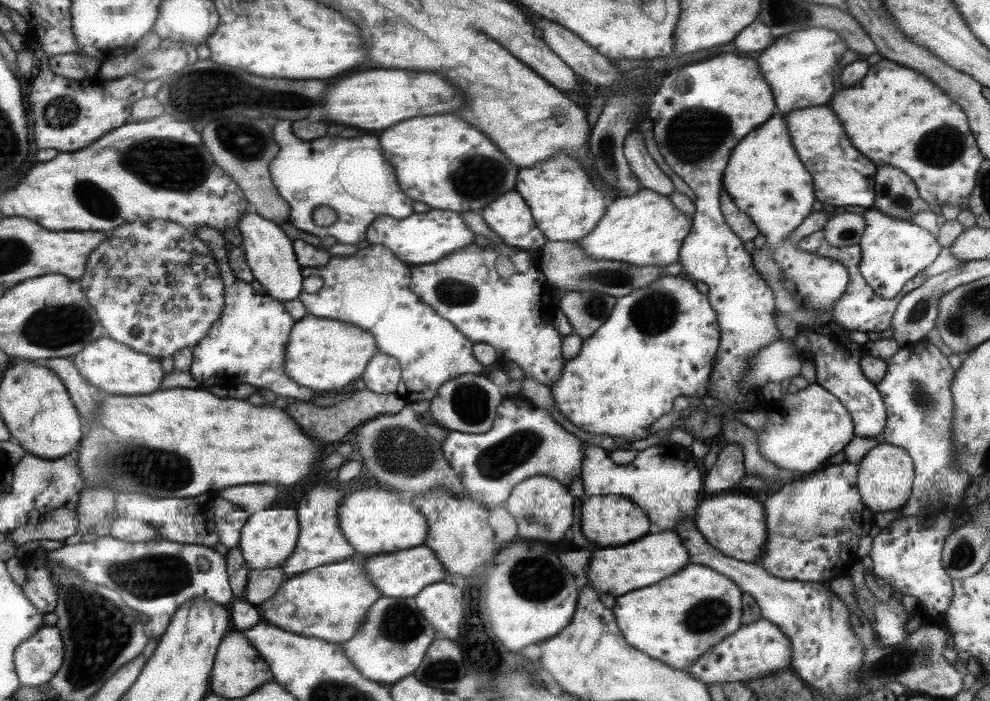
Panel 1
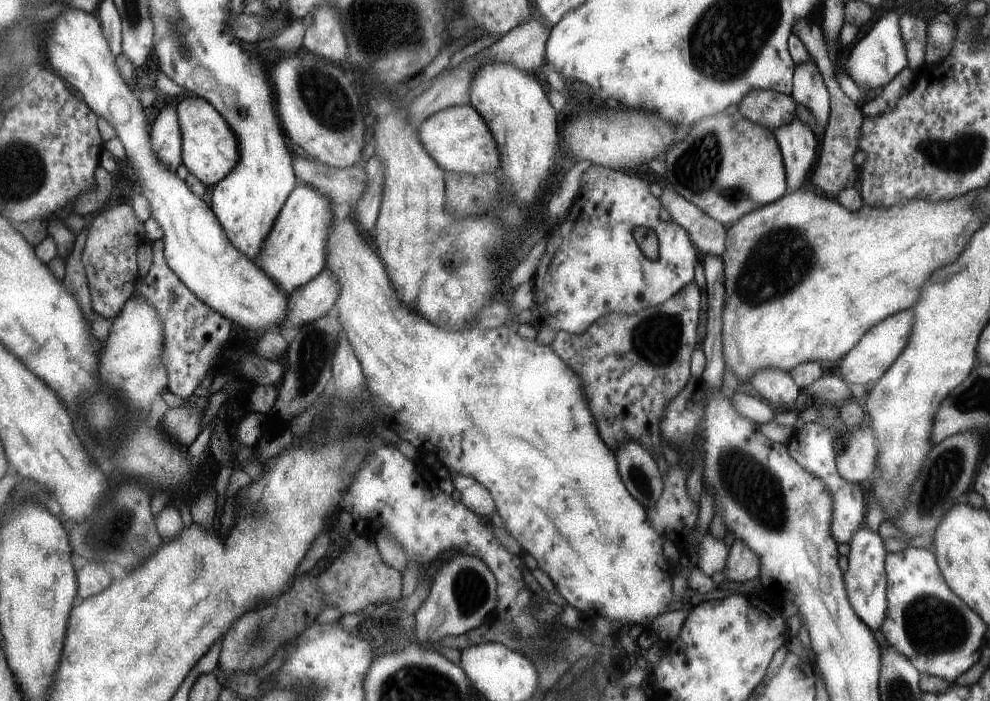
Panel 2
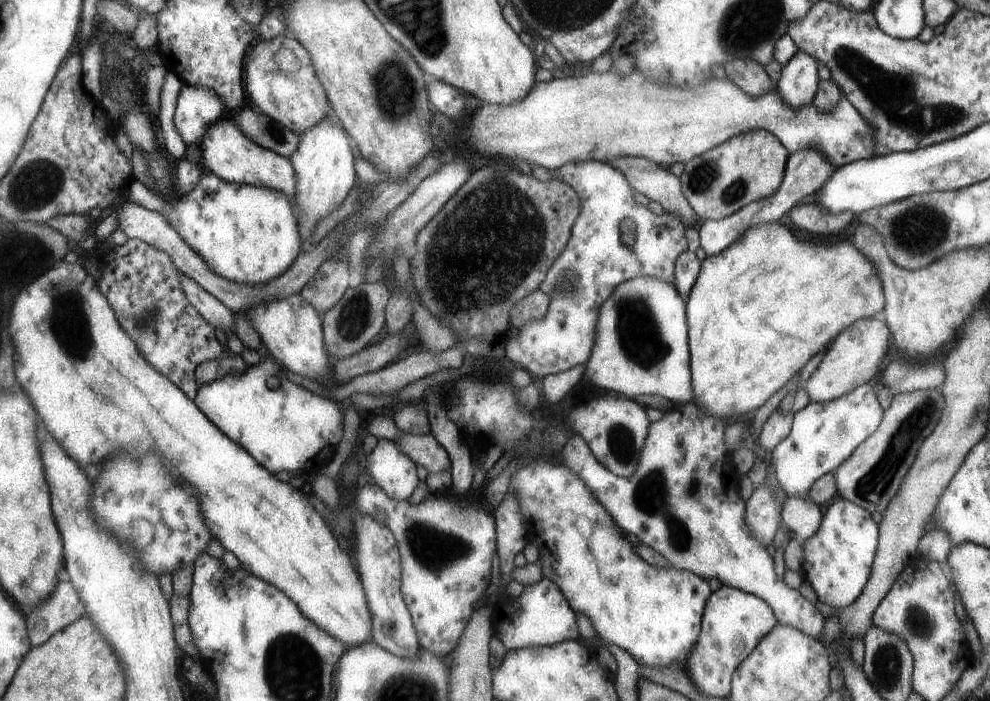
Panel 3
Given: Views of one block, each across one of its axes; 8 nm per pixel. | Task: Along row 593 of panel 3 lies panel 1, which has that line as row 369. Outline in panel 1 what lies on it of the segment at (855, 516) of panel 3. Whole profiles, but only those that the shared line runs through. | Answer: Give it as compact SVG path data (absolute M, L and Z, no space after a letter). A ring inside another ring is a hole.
M772 116L772 120L768 120L768 124L764 124L764 128L758 128L756 132L752 132L752 136L748 136L748 140L740 142L740 148L736 148L736 152L732 152L730 162L727 164L726 174L723 175L723 188L728 192L728 196L734 200L734 204L744 214L748 214L752 218L752 222L756 224L759 234L766 236L766 244L772 248L772 258L776 260L776 265L780 268L783 280L783 288L787 289L788 294L793 297L794 303L798 305L798 309L803 309L808 313L814 314L812 321L808 321L804 325L804 337L808 338L812 354L814 354L813 362L816 366L817 383L828 389L828 392L834 393L840 402L846 406L848 413L856 420L856 434L860 438L875 438L878 440L884 424L887 424L887 408L884 408L882 402L883 396L880 396L879 388L876 383L868 379L862 367L860 367L860 358L864 356L864 345L856 344L851 341L850 331L846 328L836 332L830 328L840 328L840 326L832 319L832 306L841 300L841 297L847 292L850 277L849 270L846 266L840 264L840 261L833 261L830 257L818 255L818 253L810 253L798 249L794 243L788 241L788 234L795 232L800 224L804 222L806 216L812 212L812 204L816 202L814 194L814 184L812 184L812 176L806 172L804 164L800 162L798 154L794 152L794 146L790 142L788 136L788 128L782 116Z

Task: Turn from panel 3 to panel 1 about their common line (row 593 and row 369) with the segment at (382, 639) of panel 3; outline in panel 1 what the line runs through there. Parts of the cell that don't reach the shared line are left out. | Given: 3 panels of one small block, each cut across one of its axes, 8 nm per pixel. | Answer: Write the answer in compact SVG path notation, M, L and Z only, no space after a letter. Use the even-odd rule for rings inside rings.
M380 352L364 371L366 388L376 394L396 393L402 380L402 366L394 356Z

